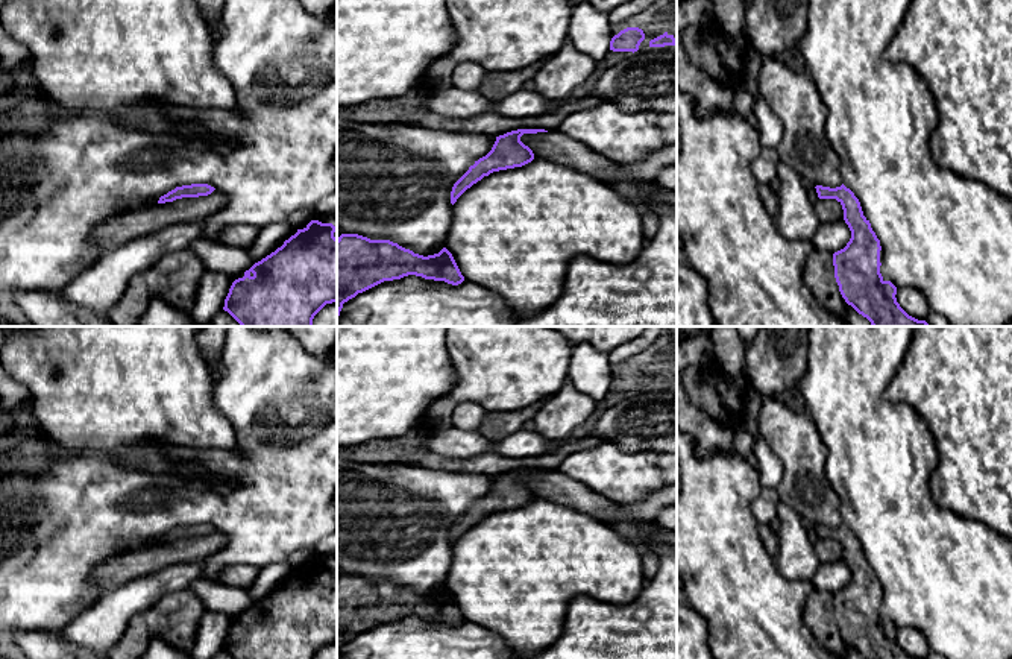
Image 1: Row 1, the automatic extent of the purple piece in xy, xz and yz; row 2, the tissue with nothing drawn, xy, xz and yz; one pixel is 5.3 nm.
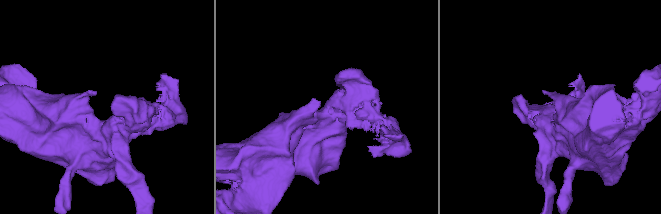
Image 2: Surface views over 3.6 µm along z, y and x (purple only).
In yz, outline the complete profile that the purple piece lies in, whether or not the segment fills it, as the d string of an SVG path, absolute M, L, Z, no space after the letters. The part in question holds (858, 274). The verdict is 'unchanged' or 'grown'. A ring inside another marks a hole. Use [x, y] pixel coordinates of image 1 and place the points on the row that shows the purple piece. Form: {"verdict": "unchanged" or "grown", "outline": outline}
{"verdict": "unchanged", "outline": "M844 184L836 188L816 185L819 199L836 199L844 210L844 220L851 231L847 246L833 254L834 278L845 302L859 314L866 317L872 326L932 326L926 320L909 316L897 302L897 287L885 281L880 273L880 240L871 228L869 220L863 216L859 199Z"}

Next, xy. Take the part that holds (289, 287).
{"verdict": "unchanged", "outline": "M311 220L303 229L297 229L294 235L284 241L275 252L255 263L249 270L244 272L243 278L232 282L229 293L225 299L223 310L228 311L241 326L313 326L314 316L326 305L337 302L337 238L334 232L337 228L332 223L322 223Z"}

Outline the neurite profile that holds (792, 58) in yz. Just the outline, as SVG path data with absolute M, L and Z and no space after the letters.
M795 46L790 50L786 50L777 56L787 68L790 68L795 73L807 73L807 67L804 64L804 58L798 46Z

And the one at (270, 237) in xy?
M287 222L270 223L258 229L256 240L247 248L249 257L258 263L284 244L297 229Z

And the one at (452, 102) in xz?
M455 87L435 90L425 99L425 106L432 114L449 118L472 118L484 112L496 112L507 118L530 118L552 112L555 103L537 90L528 88L520 88L495 102L479 91L466 91Z

